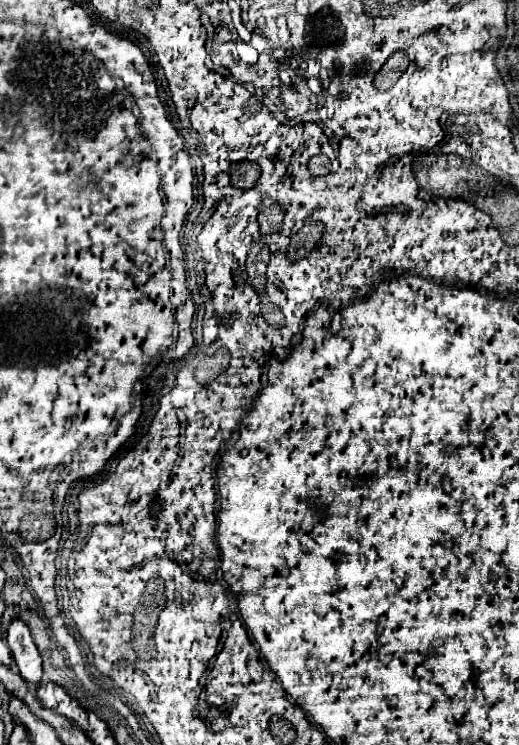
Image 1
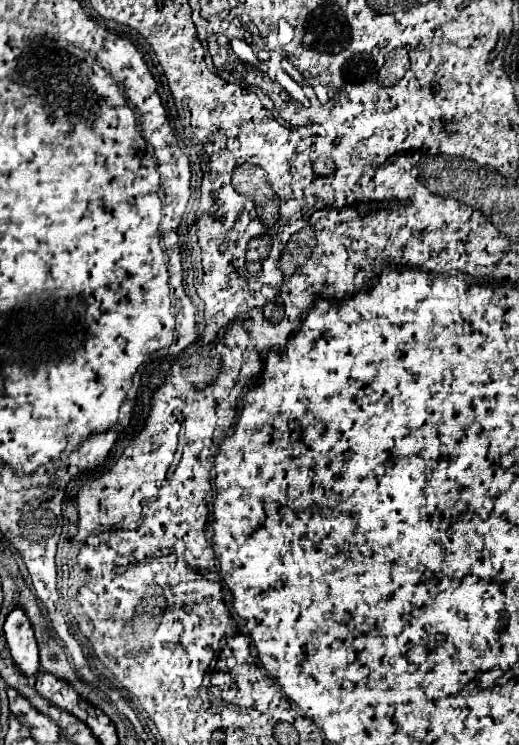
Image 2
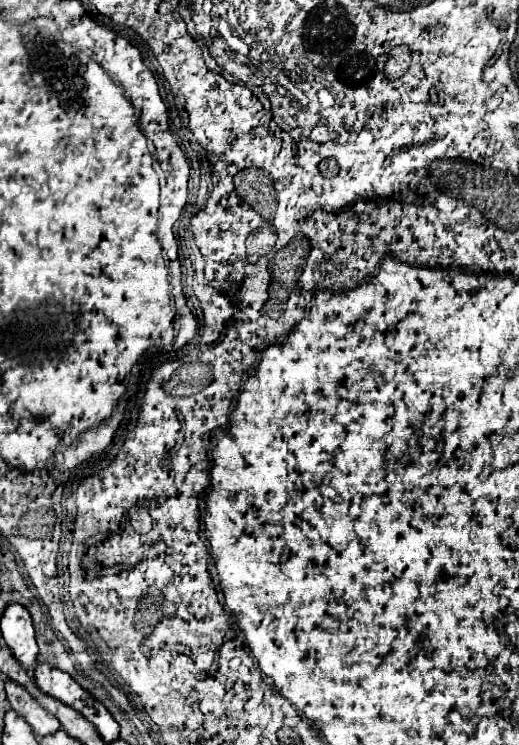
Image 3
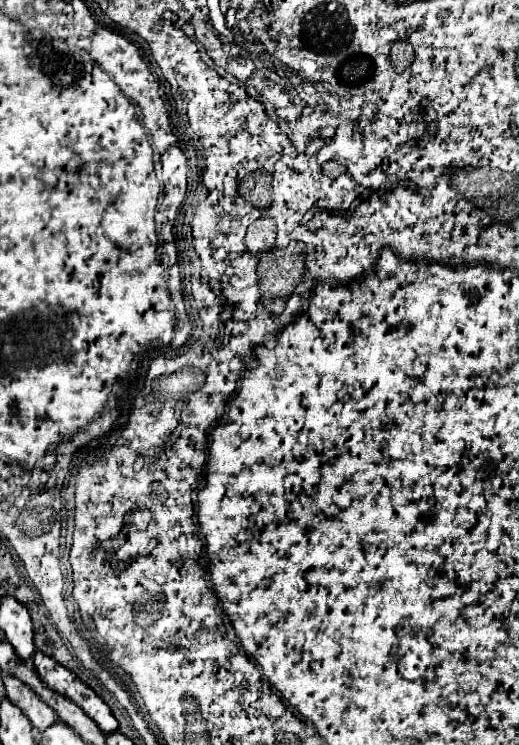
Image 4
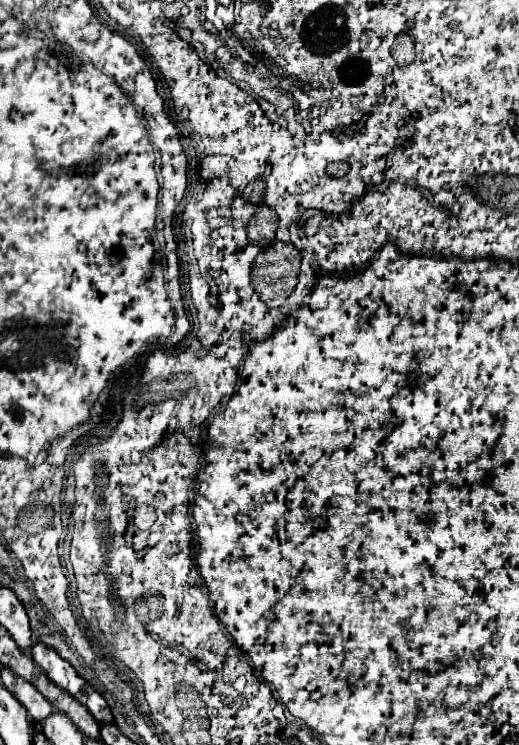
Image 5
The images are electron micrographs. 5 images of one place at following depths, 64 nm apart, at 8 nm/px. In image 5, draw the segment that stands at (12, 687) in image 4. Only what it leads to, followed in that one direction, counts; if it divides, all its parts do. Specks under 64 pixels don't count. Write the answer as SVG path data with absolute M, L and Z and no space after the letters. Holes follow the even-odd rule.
M8 668L2 670L2 682L4 682L6 690L12 692L16 696L16 700L28 710L28 714L32 716L34 722L44 722L52 714L50 702L32 684L22 680Z

